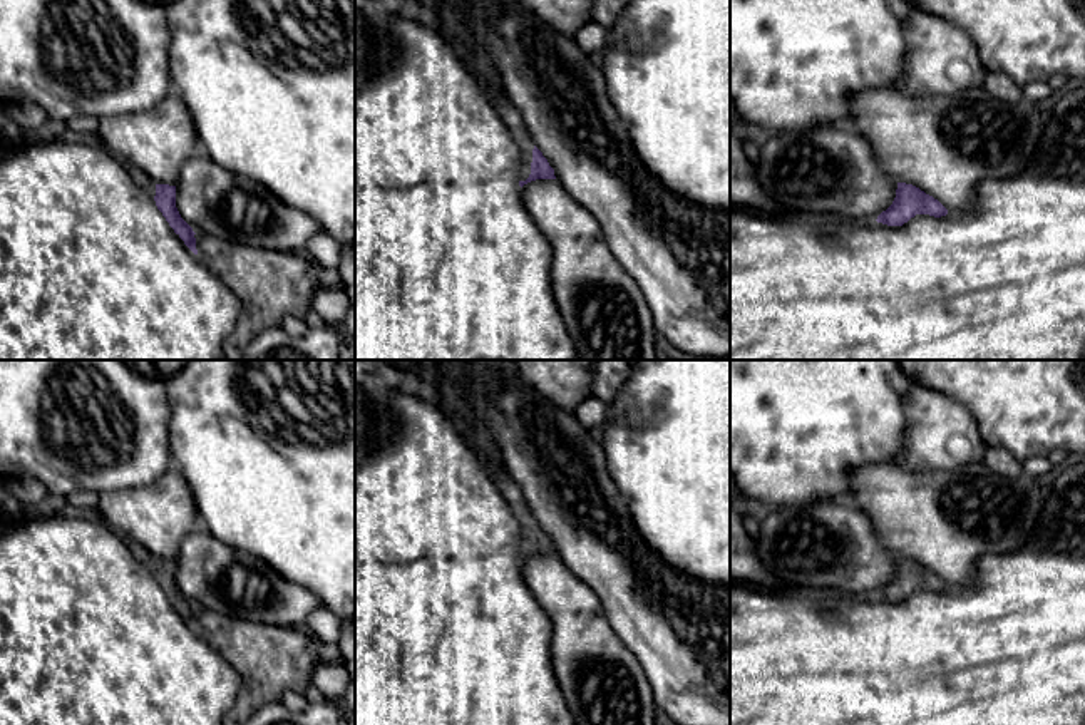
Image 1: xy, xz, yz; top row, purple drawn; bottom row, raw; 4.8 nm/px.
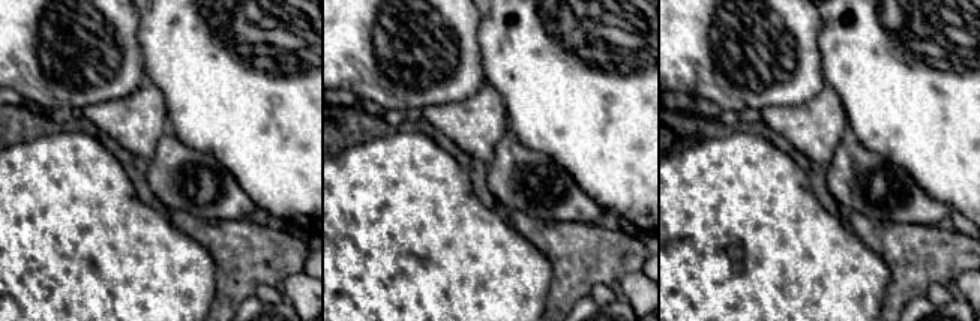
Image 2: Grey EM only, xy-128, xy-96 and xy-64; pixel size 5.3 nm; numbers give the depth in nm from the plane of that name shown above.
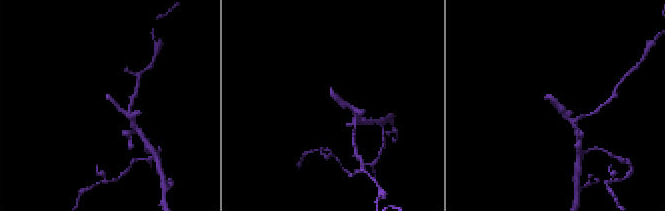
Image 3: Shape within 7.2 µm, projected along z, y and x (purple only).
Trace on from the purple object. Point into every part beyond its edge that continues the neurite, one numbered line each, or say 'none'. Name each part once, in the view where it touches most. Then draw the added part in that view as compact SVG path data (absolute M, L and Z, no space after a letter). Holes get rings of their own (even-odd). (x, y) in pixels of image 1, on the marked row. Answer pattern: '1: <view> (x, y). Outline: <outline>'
1: xz (374, 47). Outline: M355 0L355 92L395 62L395 44L390 35L393 17L417 20L435 28L452 44L467 67L486 85L499 117L519 146L524 164L519 181L526 181L531 174L534 141L521 114L501 92L491 67L479 55L471 39L420 0Z

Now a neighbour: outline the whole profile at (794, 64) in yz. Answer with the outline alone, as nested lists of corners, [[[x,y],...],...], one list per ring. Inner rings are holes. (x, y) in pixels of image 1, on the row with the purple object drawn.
[[[730,0],[730,100],[742,122],[757,136],[780,131],[810,131],[819,126],[851,119],[849,97],[879,87],[896,89],[904,75],[904,22],[913,12],[908,0]]]

